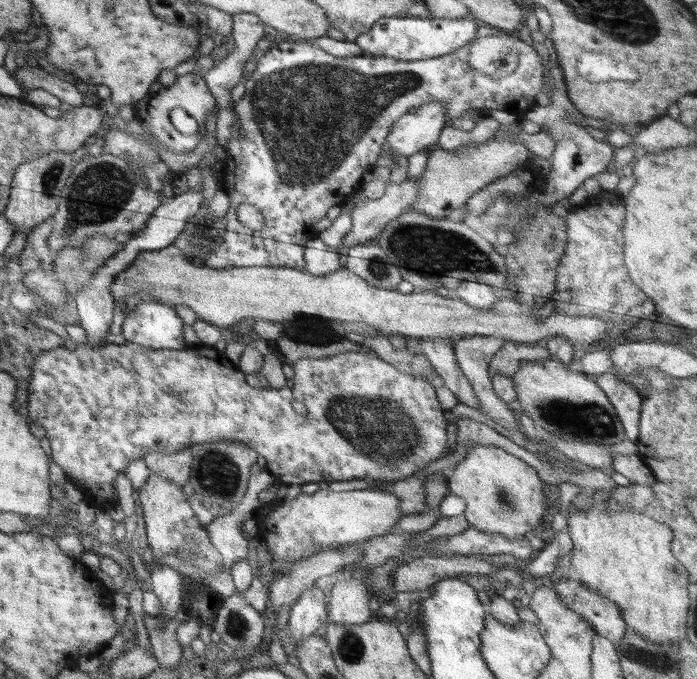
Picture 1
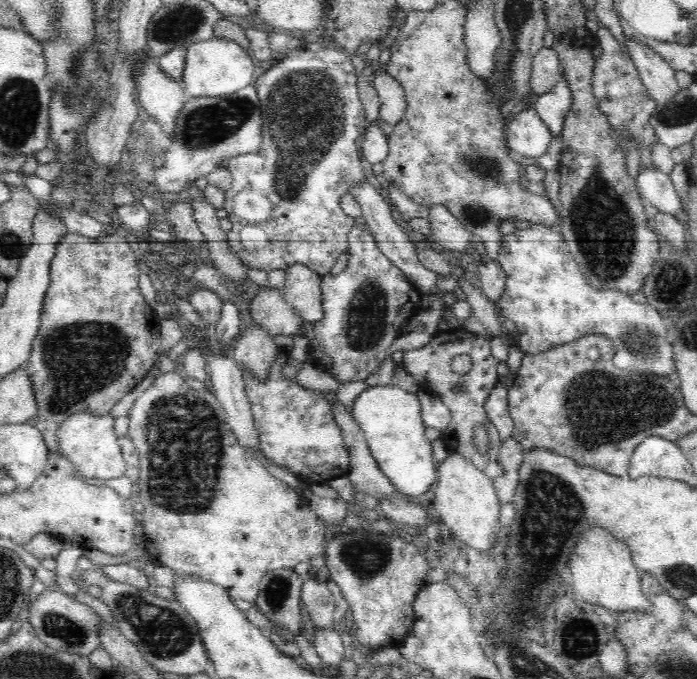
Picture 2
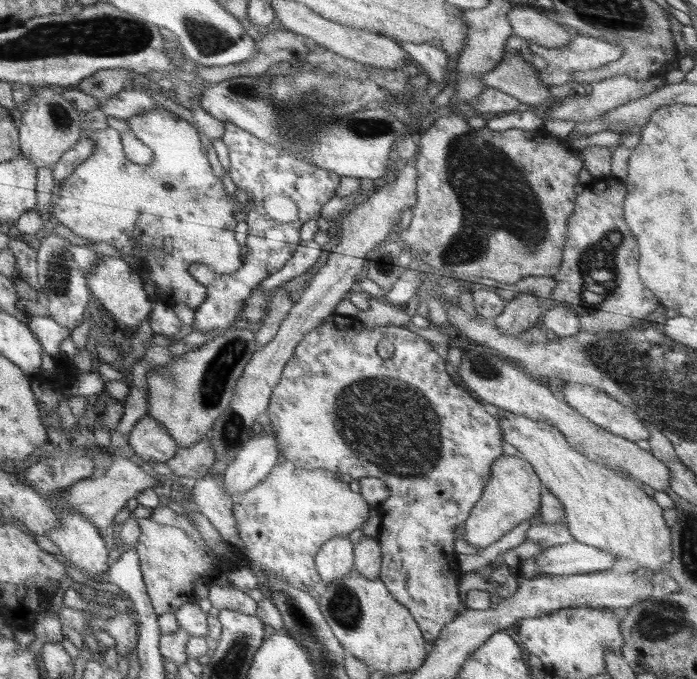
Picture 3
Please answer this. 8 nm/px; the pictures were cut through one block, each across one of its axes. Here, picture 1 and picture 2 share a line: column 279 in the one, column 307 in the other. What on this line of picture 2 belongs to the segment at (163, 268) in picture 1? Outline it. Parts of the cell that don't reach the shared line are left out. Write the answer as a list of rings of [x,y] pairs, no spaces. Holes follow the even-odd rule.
[[[295,264],[285,270],[282,292],[285,301],[307,323],[322,320],[321,275],[304,264]]]

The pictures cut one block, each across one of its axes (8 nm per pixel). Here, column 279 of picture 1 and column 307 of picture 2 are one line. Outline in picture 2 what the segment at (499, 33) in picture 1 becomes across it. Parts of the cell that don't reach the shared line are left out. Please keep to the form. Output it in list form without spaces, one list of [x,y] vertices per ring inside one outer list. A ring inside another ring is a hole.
[[[304,39],[300,48],[286,53],[285,58],[256,79],[254,86],[264,116],[263,142],[256,153],[239,154],[228,159],[226,167],[230,169],[232,184],[226,191],[226,200],[222,206],[233,223],[226,242],[249,269],[269,273],[270,270],[286,270],[300,263],[323,277],[329,274],[338,257],[349,250],[349,235],[356,223],[354,217],[342,210],[340,198],[348,195],[349,190],[364,178],[359,143],[369,124],[359,99],[356,70],[350,55],[344,48],[324,46],[320,39]],[[246,189],[260,192],[270,200],[272,212],[266,221],[252,224],[233,213],[232,198]]]

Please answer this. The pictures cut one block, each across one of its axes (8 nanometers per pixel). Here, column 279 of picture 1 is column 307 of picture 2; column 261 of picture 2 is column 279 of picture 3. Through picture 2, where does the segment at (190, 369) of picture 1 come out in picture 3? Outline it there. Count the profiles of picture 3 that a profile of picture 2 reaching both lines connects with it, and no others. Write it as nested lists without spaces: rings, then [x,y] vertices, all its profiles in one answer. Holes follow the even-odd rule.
[[[336,312],[330,313],[320,325],[306,333],[303,340],[296,346],[293,358],[288,360],[288,363],[284,366],[281,380],[271,394],[269,408],[265,414],[272,425],[272,429],[276,431],[278,452],[288,458],[290,462],[294,462],[296,467],[323,468],[337,474],[350,475],[353,480],[372,477],[385,483],[390,497],[377,508],[381,517],[378,535],[382,553],[379,577],[386,585],[386,589],[394,596],[394,599],[410,611],[426,642],[434,642],[440,636],[440,632],[450,622],[453,622],[459,614],[458,606],[460,606],[461,600],[458,595],[458,585],[462,574],[460,568],[458,568],[458,562],[456,562],[454,530],[469,517],[470,509],[480,500],[486,486],[490,483],[492,464],[504,454],[502,451],[504,439],[502,438],[503,434],[500,430],[499,421],[495,416],[486,412],[478,398],[456,378],[450,367],[446,365],[446,361],[434,352],[431,345],[430,342],[410,331],[406,326],[367,327],[356,316],[347,314],[343,316]],[[381,340],[388,340],[394,344],[394,356],[388,358],[388,360],[378,356],[377,346]]]

